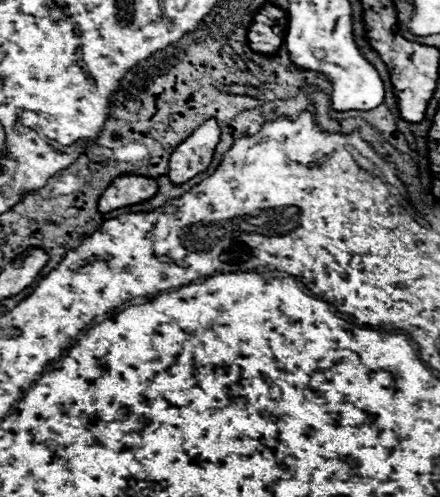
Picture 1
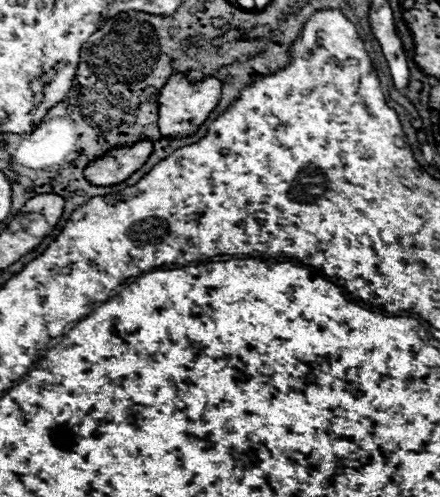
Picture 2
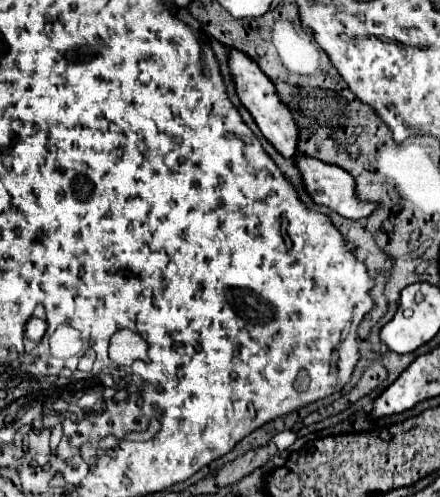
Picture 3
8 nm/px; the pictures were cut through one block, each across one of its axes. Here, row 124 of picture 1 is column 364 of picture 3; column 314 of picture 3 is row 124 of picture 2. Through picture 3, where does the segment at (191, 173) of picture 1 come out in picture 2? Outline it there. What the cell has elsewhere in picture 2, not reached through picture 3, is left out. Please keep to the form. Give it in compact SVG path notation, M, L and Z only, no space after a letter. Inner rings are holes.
M182 74L172 76L170 82L166 84L166 88L162 88L162 92L160 92L160 116L158 116L160 120L158 120L158 126L160 126L162 136L166 136L166 138L188 138L188 136L196 134L198 128L210 116L210 112L218 106L220 88L222 88L222 84L216 78L206 78L202 82L188 84L186 76L182 76Z

